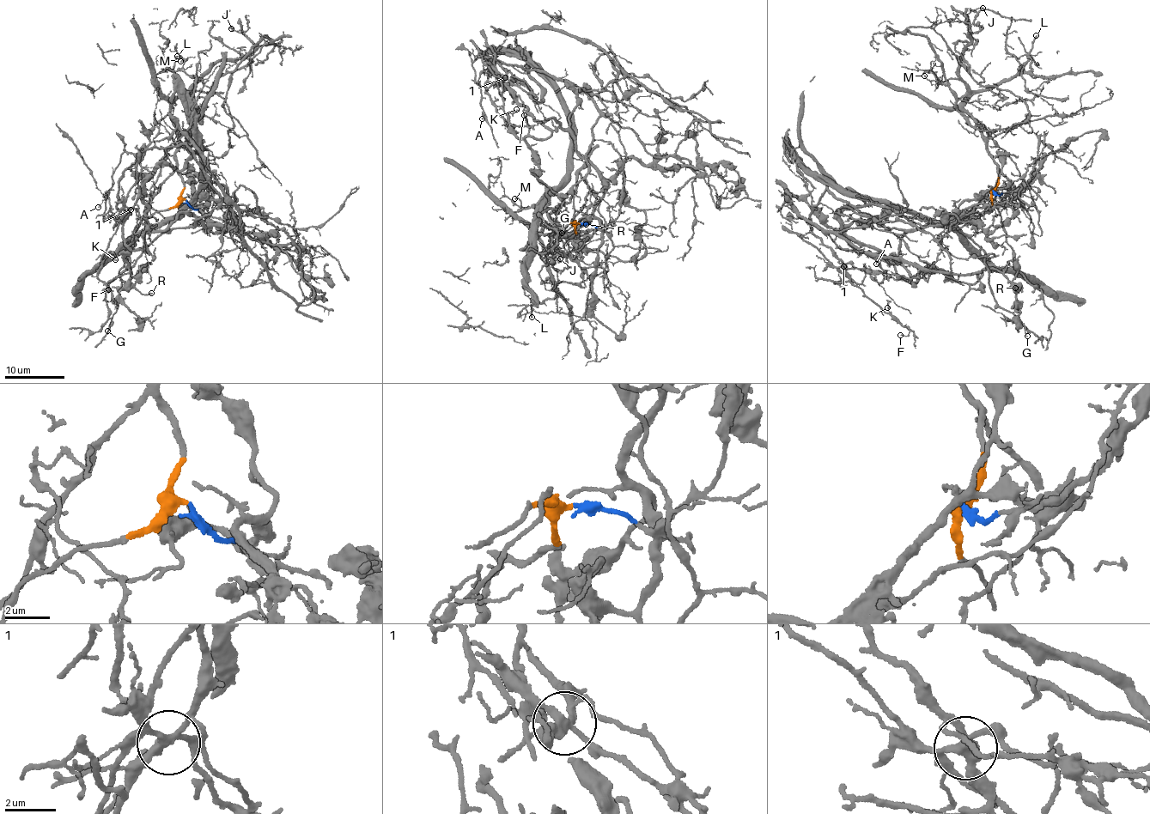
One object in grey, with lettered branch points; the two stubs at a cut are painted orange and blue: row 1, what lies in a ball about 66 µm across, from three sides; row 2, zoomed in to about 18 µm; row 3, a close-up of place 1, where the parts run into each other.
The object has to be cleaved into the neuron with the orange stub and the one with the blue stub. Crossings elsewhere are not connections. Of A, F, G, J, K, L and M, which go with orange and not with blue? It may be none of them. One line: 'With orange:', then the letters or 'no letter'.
With orange: J, L, M

